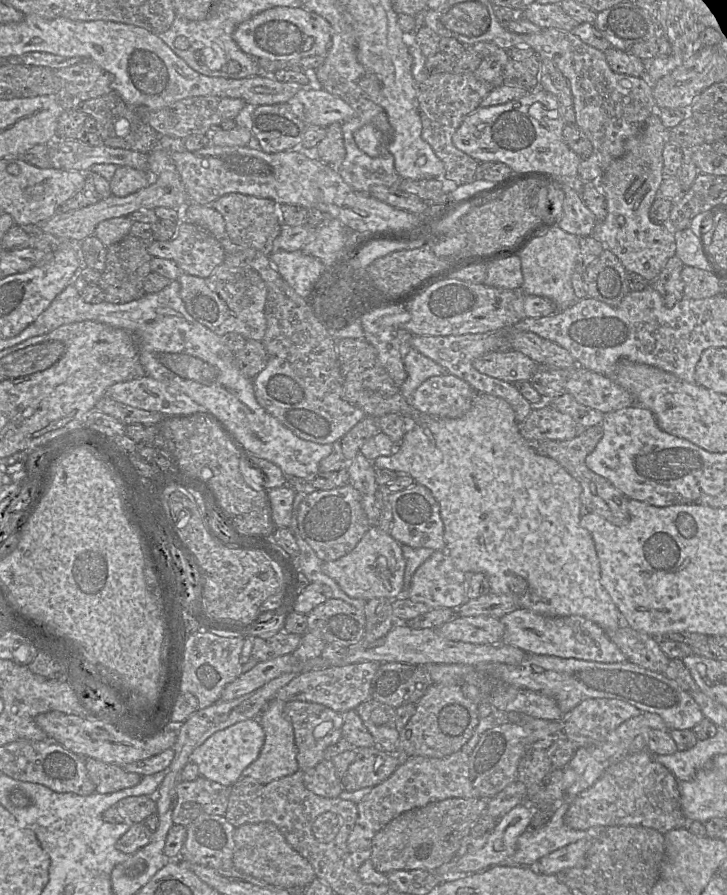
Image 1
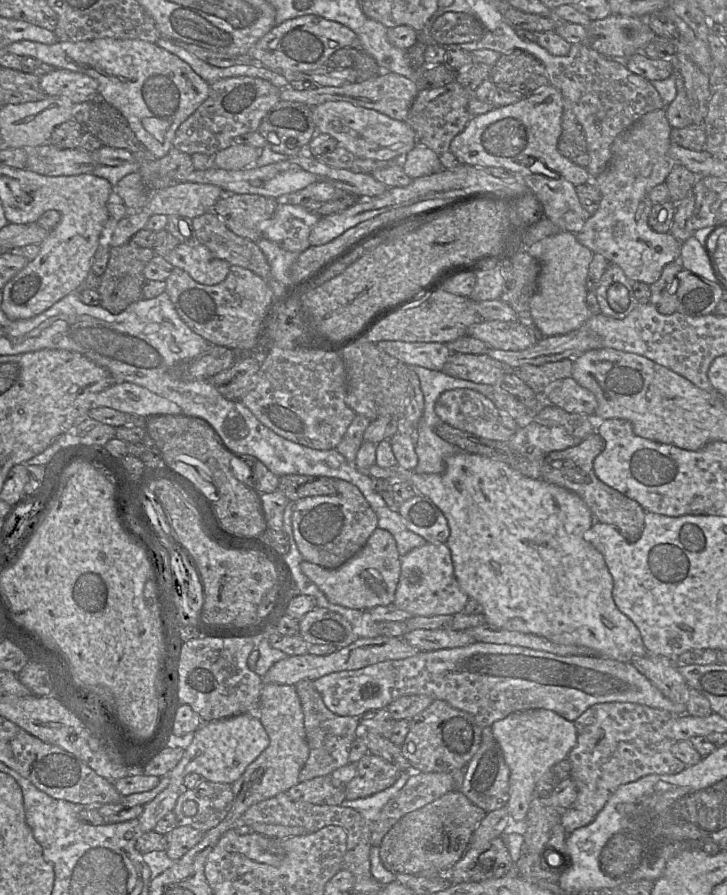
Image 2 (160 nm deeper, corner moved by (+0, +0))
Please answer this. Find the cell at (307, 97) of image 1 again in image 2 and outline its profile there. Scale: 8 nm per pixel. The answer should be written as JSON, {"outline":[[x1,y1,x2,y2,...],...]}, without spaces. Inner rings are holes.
{"outline":[[328,101,310,108,317,132,332,136,358,158,390,160,407,154,417,144,415,131,406,121,395,120,376,110,344,101]]}

